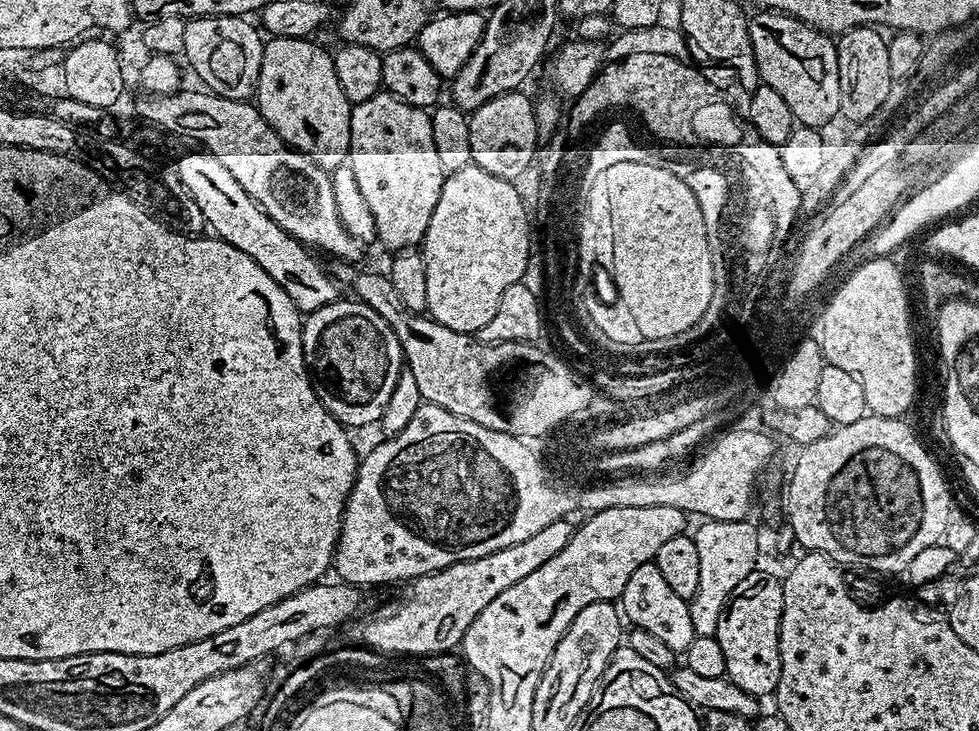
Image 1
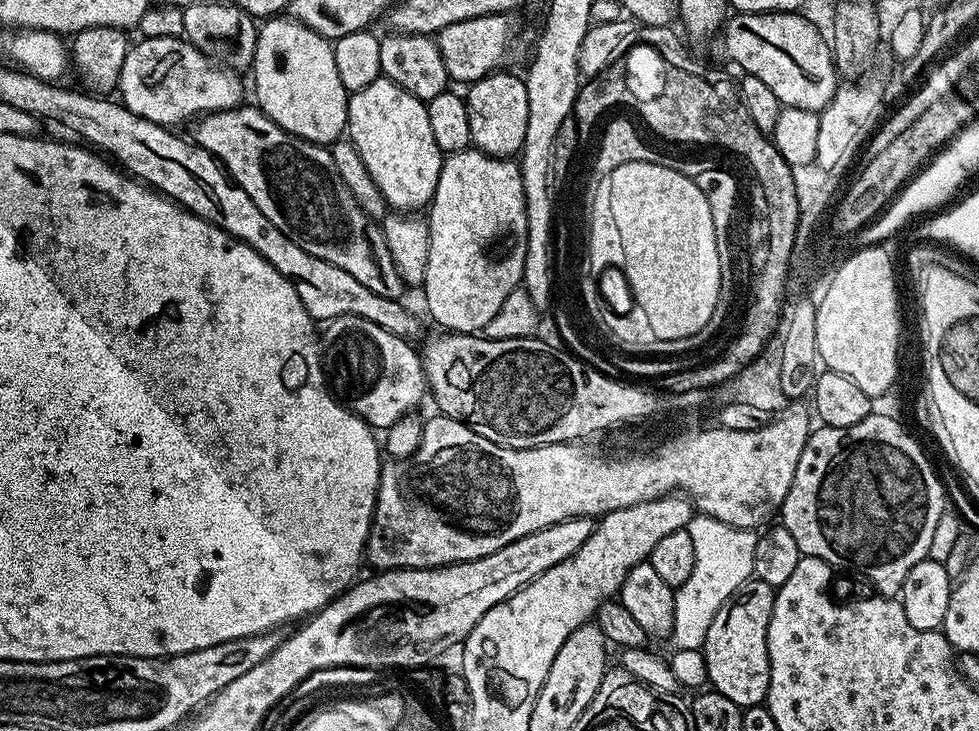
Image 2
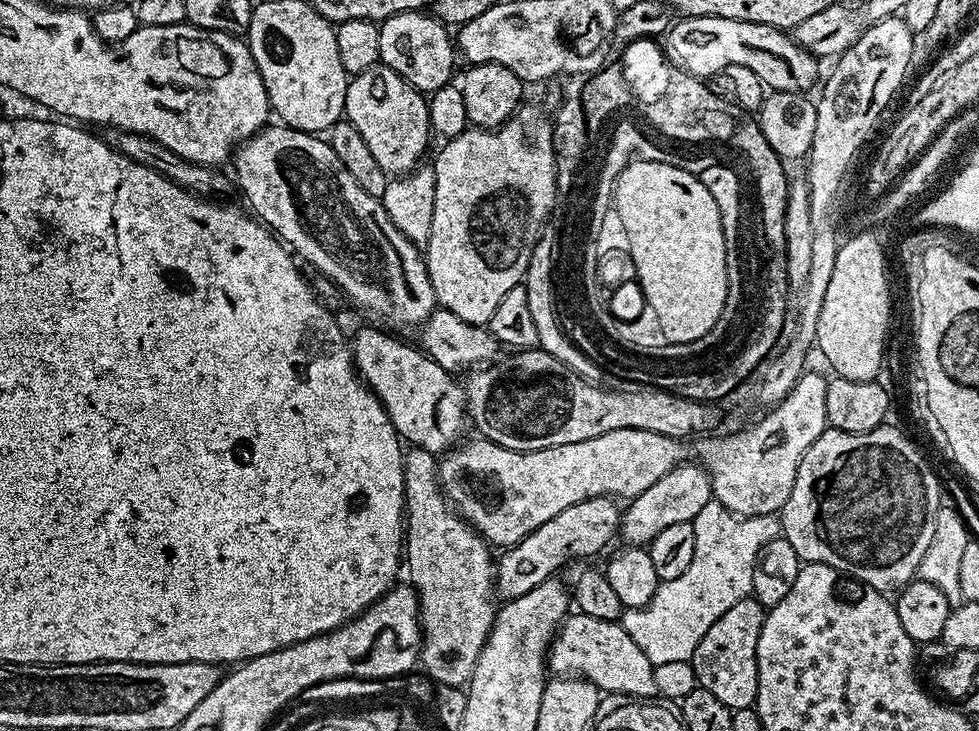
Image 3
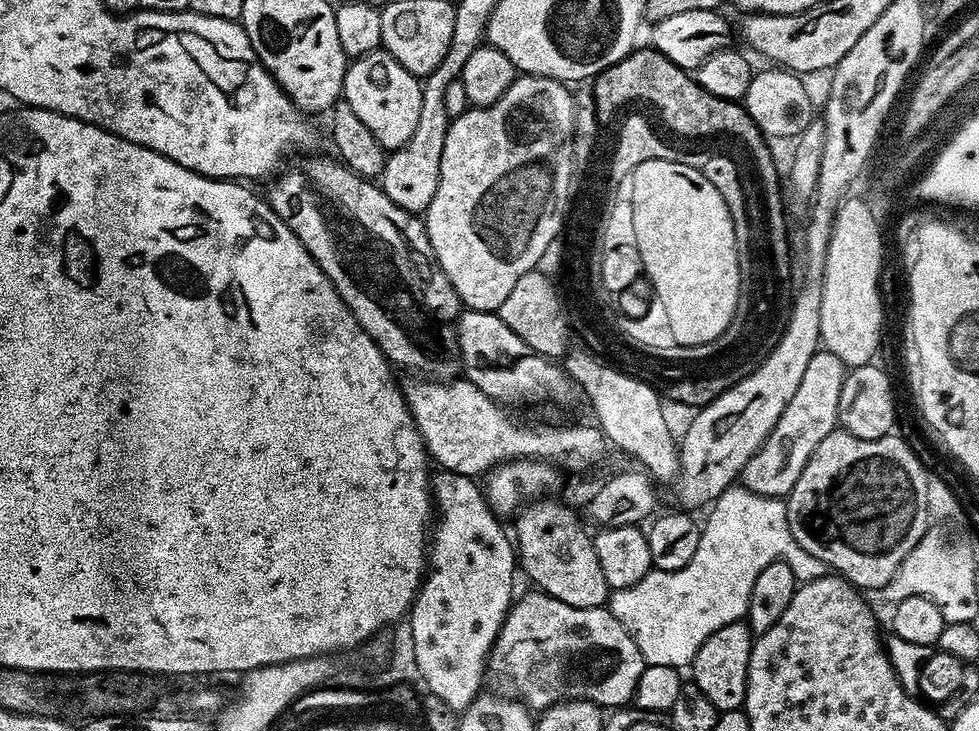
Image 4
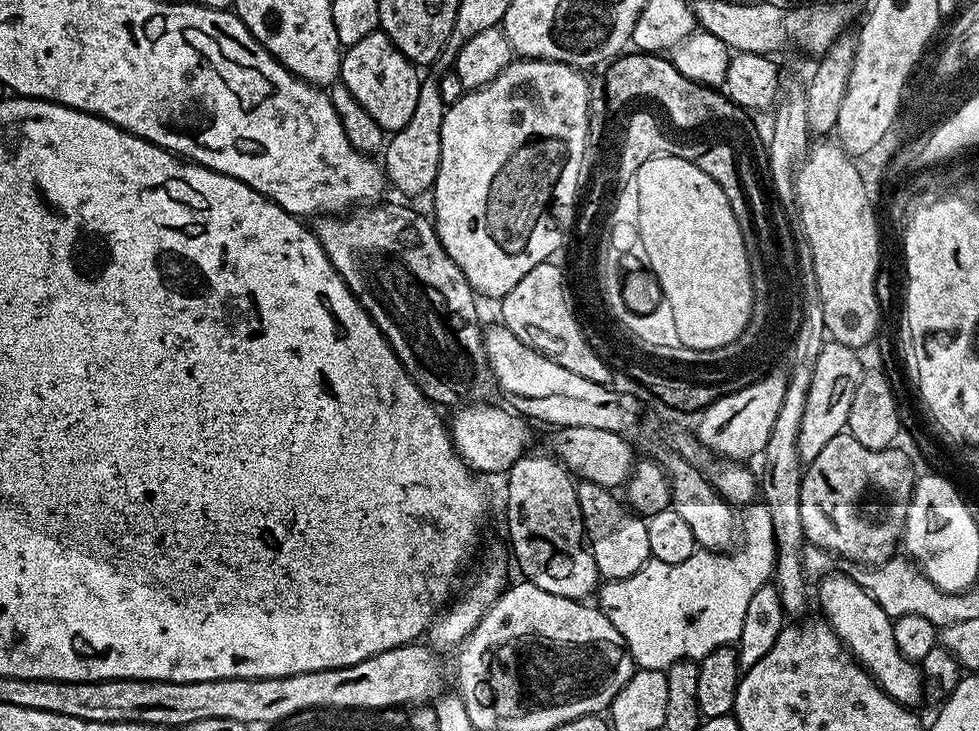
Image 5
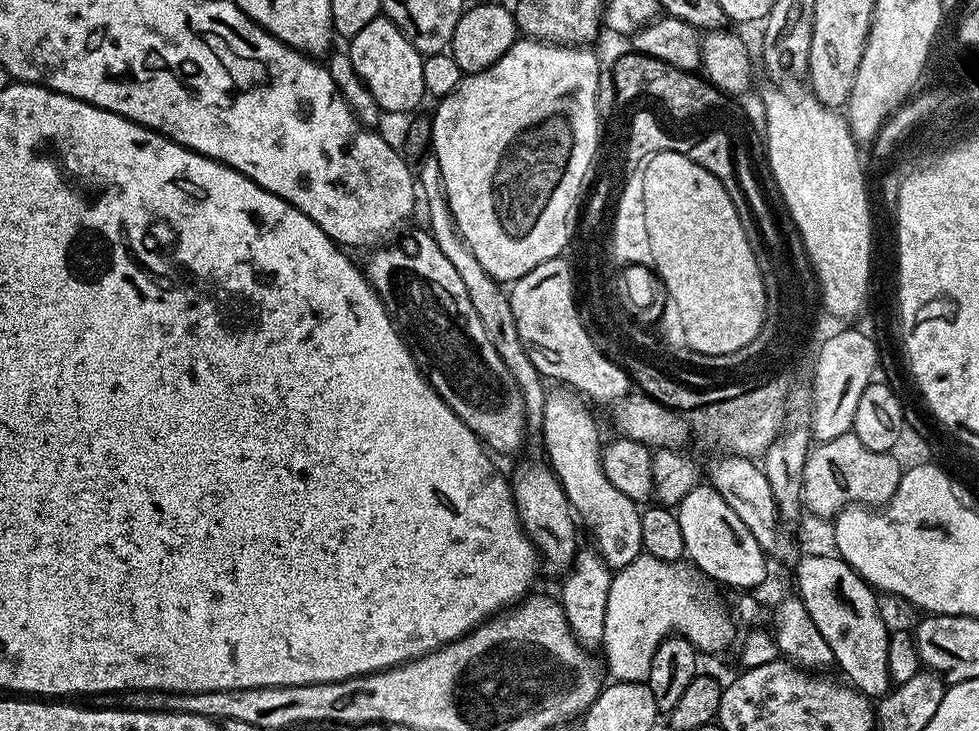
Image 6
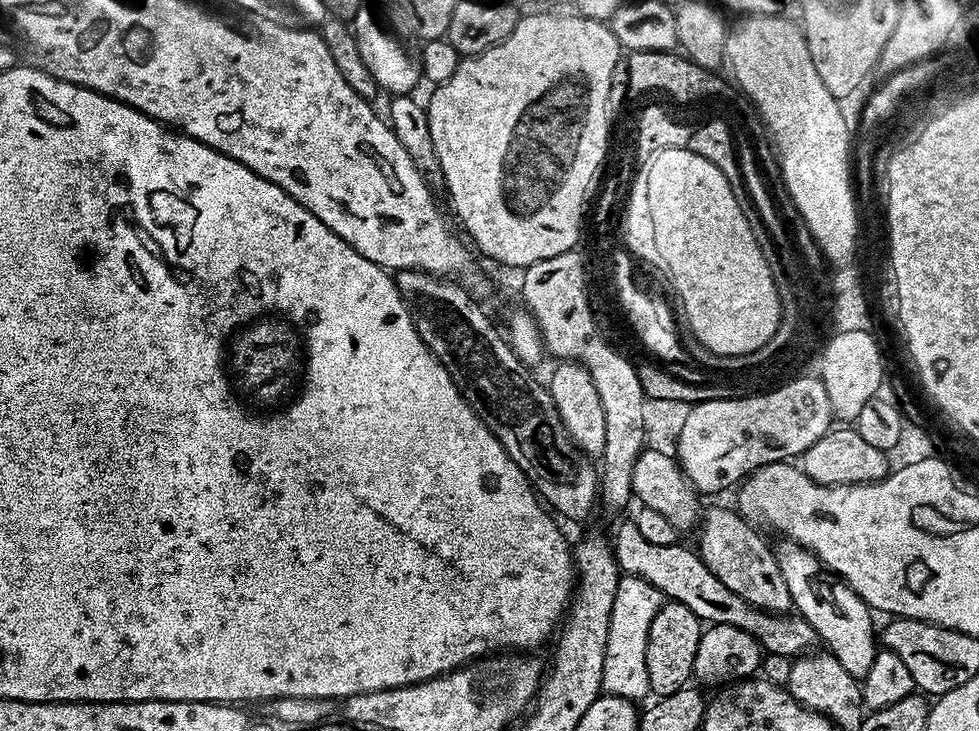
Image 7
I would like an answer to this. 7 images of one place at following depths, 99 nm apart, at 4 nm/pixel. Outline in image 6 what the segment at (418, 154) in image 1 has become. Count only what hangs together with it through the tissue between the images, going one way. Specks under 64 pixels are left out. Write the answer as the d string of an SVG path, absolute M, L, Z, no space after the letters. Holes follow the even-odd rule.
M376 16L374 22L369 22L363 30L358 30L358 34L351 36L347 44L346 51L350 62L354 62L354 70L358 70L358 78L366 82L370 94L374 94L374 102L378 102L385 113L408 112L419 106L420 99L425 99L422 82L424 57L387 16Z

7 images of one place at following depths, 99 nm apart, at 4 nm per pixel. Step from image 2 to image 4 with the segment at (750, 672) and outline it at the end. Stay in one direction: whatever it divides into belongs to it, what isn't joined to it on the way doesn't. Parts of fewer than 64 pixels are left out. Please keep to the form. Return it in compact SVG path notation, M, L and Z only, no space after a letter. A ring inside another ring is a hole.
M737 622L730 626L722 626L722 630L714 630L714 634L710 634L710 638L706 638L706 642L702 642L698 654L692 660L690 665L691 683L696 684L698 690L702 690L702 694L706 694L706 698L710 698L710 702L714 702L714 706L719 713L743 709L753 639L754 633L747 623Z

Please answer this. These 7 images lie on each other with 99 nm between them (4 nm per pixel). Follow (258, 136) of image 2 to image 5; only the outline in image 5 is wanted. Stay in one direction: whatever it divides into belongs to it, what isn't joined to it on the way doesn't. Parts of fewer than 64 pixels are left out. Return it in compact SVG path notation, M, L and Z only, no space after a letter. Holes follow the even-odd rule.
M384 203L364 206L351 214L321 215L315 221L314 231L322 250L326 250L326 258L330 258L334 270L338 270L354 298L358 298L378 330L382 330L386 342L421 394L437 406L463 406L491 401L498 389L486 358L480 316L476 313L477 293L472 291L462 270L458 270L456 263L440 245L429 217L427 220L419 216L404 204Z

